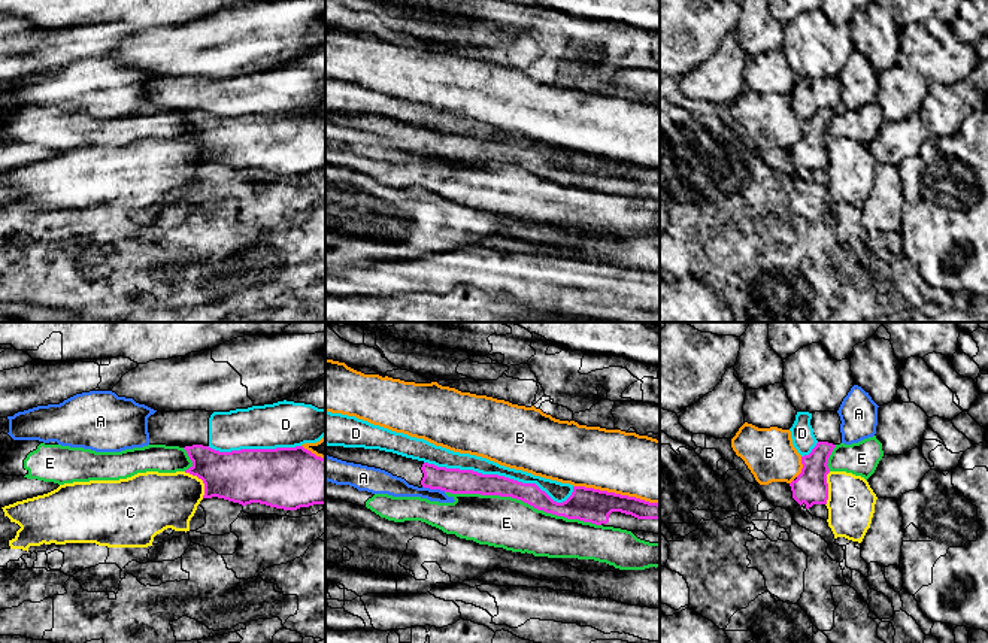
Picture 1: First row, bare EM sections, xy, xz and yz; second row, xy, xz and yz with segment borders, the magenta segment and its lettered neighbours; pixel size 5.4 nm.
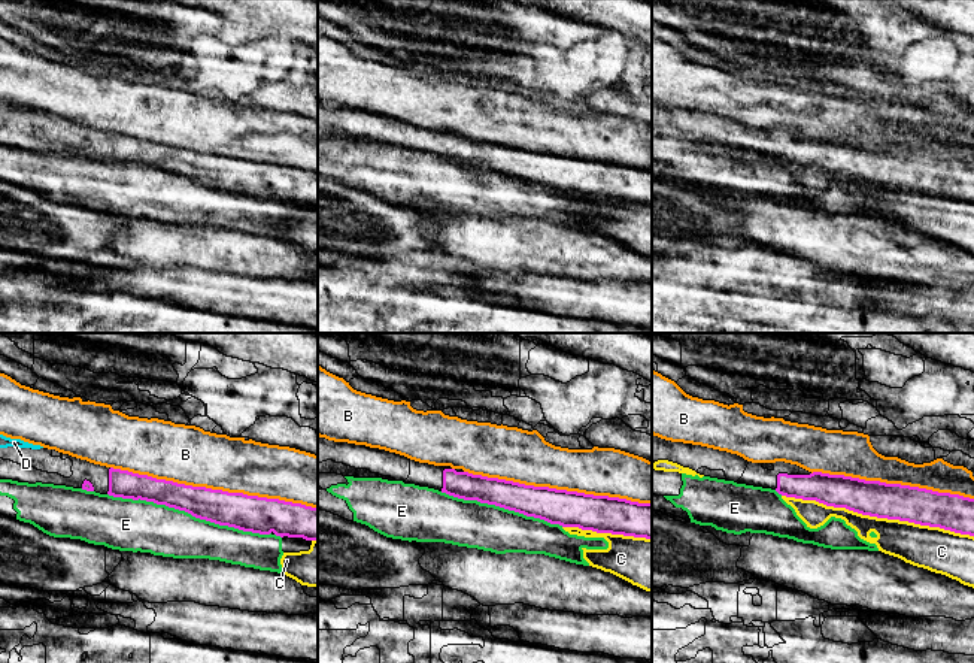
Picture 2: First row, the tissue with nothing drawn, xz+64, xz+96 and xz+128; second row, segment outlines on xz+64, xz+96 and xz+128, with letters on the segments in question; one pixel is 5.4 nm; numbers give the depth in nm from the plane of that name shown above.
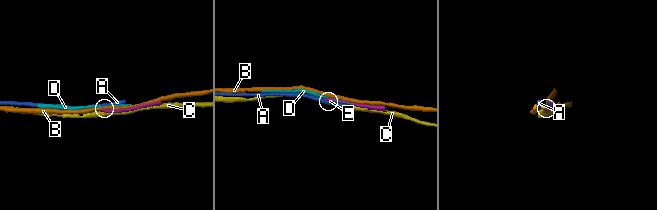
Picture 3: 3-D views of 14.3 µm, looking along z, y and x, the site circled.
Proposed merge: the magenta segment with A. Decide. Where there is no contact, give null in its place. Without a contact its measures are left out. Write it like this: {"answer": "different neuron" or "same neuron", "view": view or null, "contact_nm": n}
{"answer": "different neuron", "view": "xz", "contact_nm": 130}

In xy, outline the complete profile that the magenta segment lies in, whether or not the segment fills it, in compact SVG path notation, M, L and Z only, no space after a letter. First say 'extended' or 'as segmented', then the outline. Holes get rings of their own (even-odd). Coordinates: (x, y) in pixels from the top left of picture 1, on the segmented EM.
as segmented; M193 445L184 449L193 461L185 473L203 480L203 498L218 497L242 506L260 503L284 510L325 504L325 458L303 446L219 452L209 446Z

